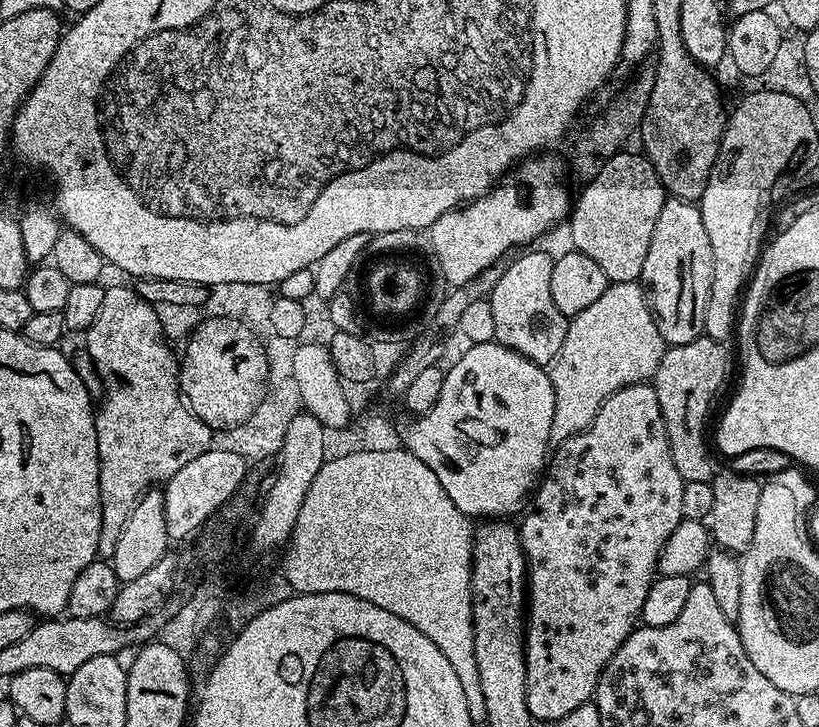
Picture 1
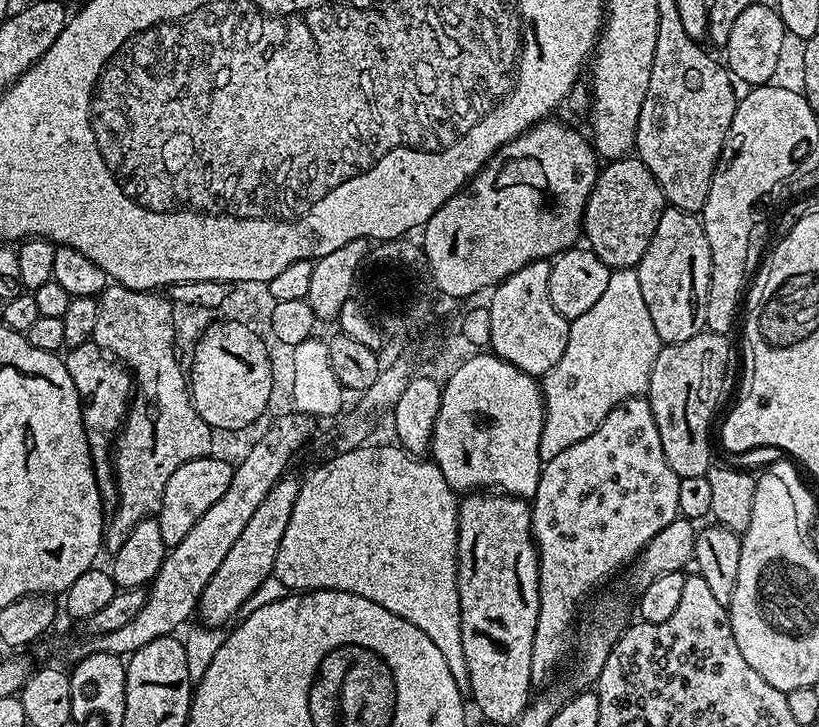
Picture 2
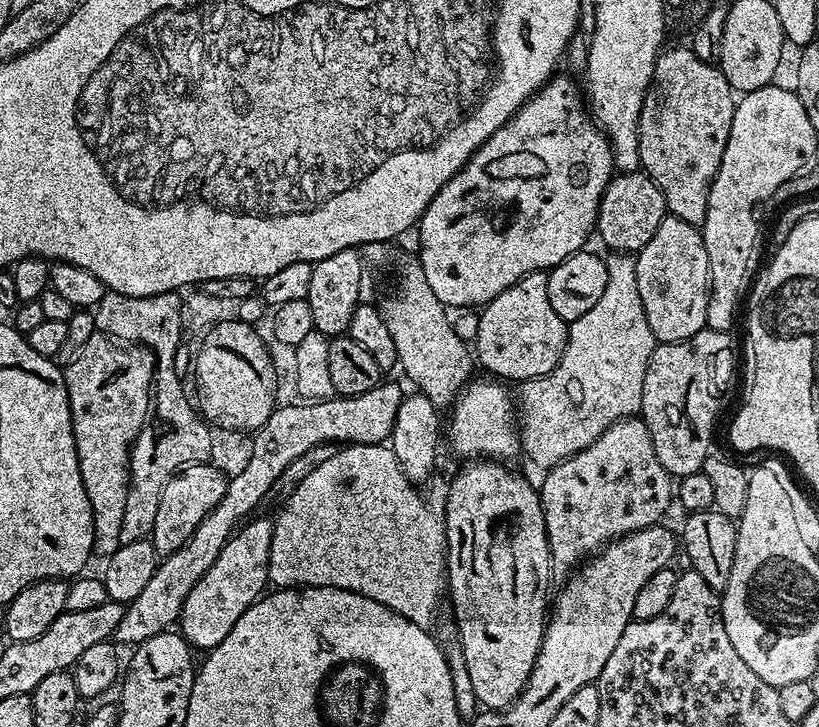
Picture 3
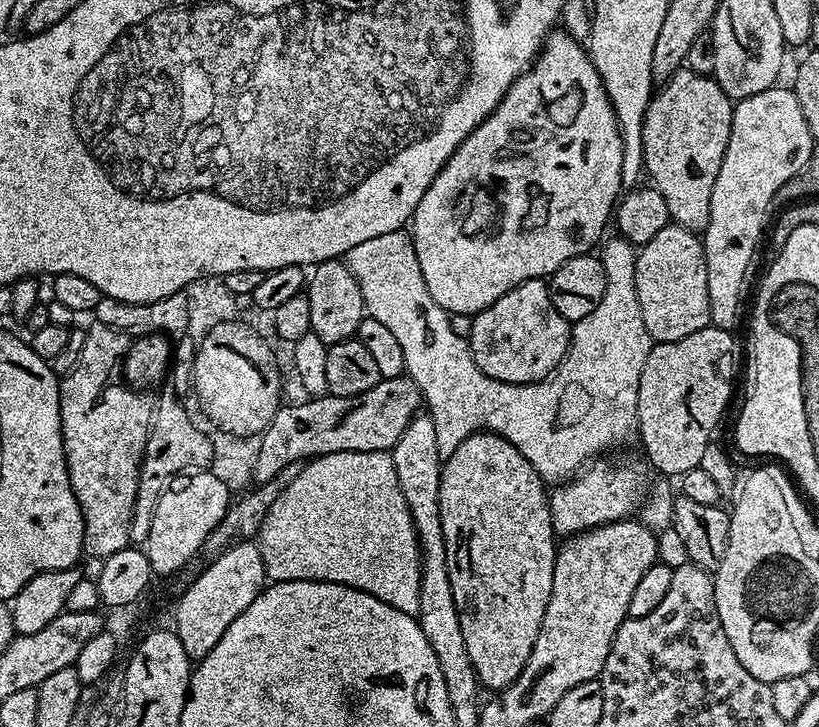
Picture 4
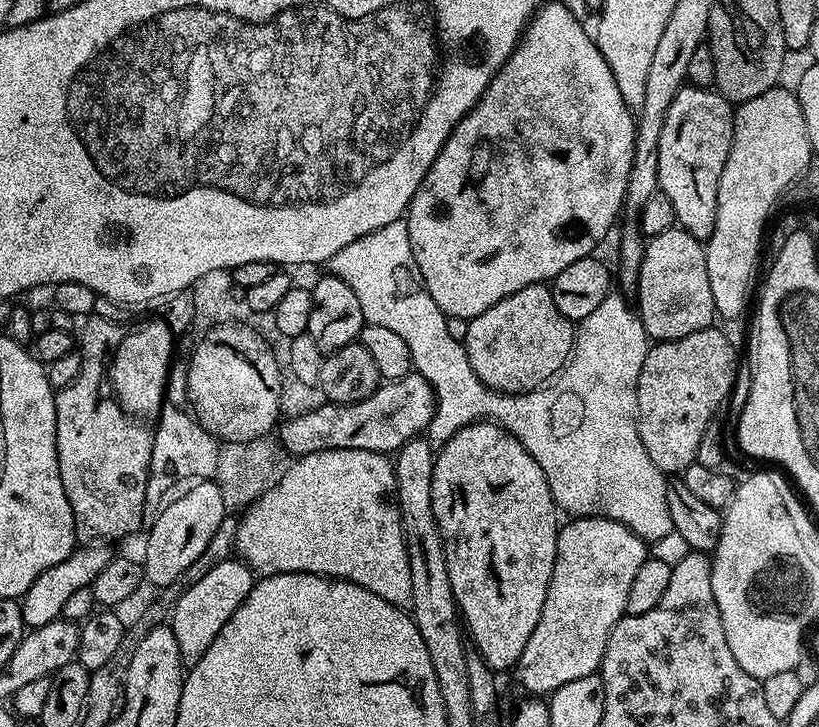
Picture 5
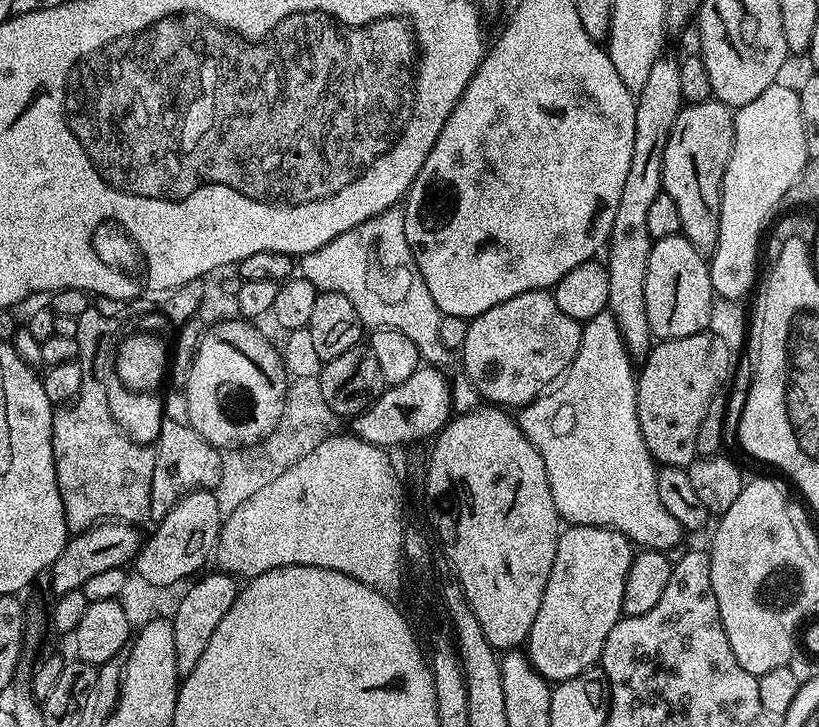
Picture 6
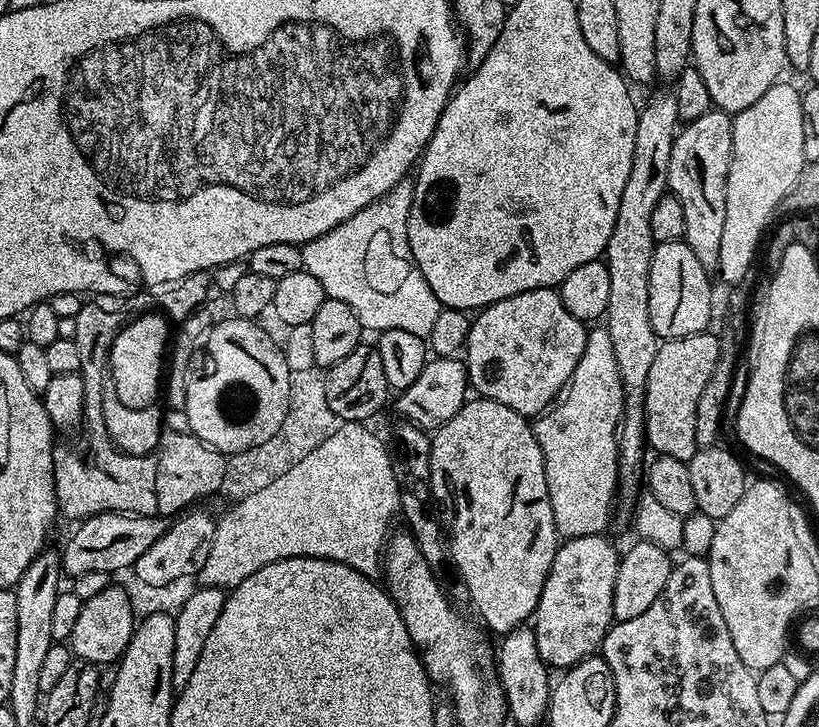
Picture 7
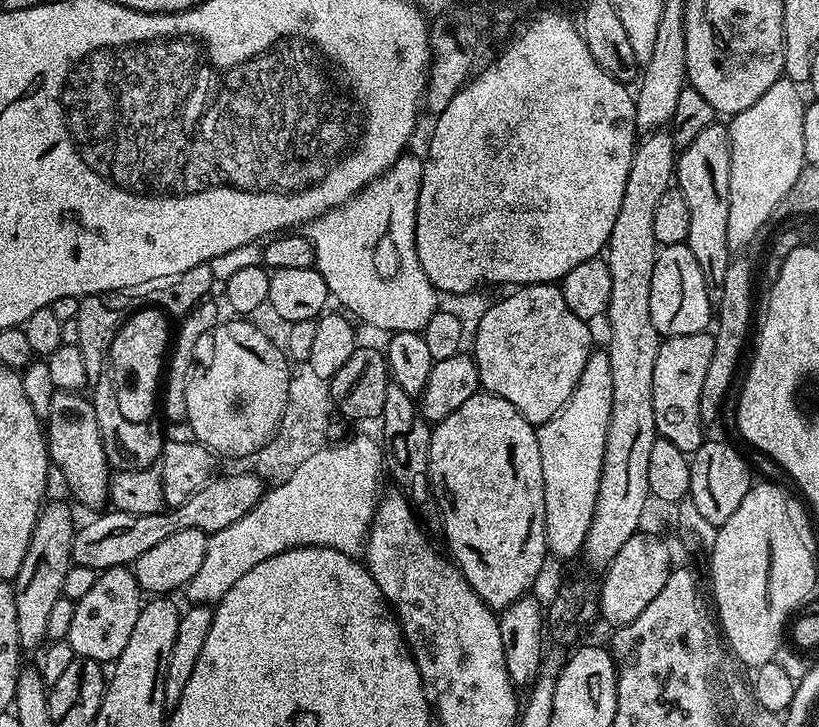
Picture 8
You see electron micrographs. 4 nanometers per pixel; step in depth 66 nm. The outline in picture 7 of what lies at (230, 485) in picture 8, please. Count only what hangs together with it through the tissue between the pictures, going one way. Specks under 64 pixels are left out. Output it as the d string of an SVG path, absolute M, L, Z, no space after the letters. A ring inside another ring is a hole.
M103 512L90 516L75 525L76 533L62 547L62 568L69 577L75 578L82 574L107 572L114 574L117 570L135 566L138 558L162 538L168 529L169 521L157 514L154 516L130 516L123 512Z

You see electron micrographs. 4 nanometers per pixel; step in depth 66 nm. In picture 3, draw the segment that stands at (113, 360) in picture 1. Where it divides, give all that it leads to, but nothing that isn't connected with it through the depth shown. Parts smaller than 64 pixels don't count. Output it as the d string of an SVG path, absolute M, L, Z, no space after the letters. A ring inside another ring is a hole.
M105 291L102 302L94 309L99 331L117 341L143 346L154 357L156 404L154 400L154 415L141 428L128 459L128 493L126 514L122 518L121 544L149 539L154 526L154 514L158 514L158 502L162 502L162 490L166 482L170 482L180 469L189 464L207 464L212 459L212 428L194 407L193 401L192 404L188 401L184 384L176 373L178 365L175 354L182 345L182 306L179 291L153 296L127 296Z

